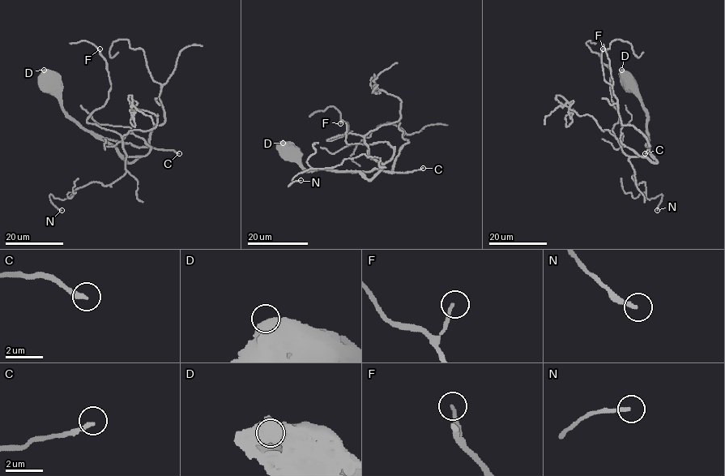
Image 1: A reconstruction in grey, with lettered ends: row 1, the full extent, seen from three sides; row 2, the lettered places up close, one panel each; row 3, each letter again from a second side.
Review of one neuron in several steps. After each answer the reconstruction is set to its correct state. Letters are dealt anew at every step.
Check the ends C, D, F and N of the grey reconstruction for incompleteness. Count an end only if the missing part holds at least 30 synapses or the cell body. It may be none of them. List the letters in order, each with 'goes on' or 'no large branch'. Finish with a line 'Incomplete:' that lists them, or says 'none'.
C: goes on
D: no large branch
F: goes on
N: goes on
Incomplete: C, F, N

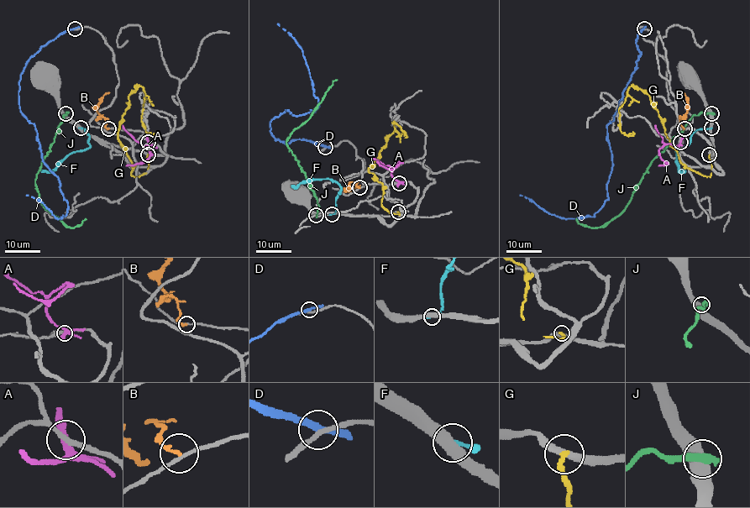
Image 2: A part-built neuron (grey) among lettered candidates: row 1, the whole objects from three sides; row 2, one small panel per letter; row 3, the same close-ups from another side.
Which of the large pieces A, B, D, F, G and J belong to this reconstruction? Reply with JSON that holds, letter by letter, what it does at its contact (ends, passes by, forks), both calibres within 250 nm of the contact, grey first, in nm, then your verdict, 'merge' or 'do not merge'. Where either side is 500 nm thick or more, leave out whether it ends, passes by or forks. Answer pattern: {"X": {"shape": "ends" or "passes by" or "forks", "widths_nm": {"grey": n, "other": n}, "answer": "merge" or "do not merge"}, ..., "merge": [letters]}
{"A": {"shape": "forks", "widths_nm": {"grey": 240, "other": 240}, "answer": "do not merge"}, "B": {"shape": "ends", "widths_nm": {"grey": 160, "other": 190}, "answer": "do not merge"}, "D": {"shape": "passes by", "widths_nm": {"grey": 240, "other": 280}, "answer": "do not merge"}, "F": {"widths_nm": {"grey": 500, "other": 220}, "answer": "do not merge"}, "G": {"shape": "ends", "widths_nm": {"grey": 320, "other": 180}, "answer": "do not merge"}, "J": {"widths_nm": {"grey": 550, "other": 440}, "answer": "do not merge"}, "merge": []}

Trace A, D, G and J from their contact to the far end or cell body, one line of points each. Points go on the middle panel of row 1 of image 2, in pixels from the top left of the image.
A: (399, 183), (391, 175), (391, 168), (401, 162), (392, 169), (387, 169), (376, 161)
D: (326, 147), (271, 134), (270, 122), (286, 110), (301, 116), (318, 107), (303, 52), (277, 23)
G: (399, 212), (390, 213), (381, 203), (383, 185), (368, 170), (395, 129), (392, 122), (406, 136)
J: (316, 215), (318, 205), (315, 196), (286, 142), (290, 135), (306, 121), (337, 80)

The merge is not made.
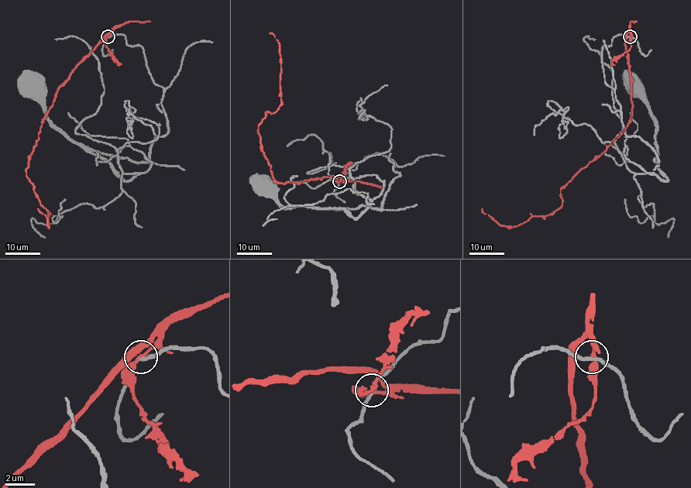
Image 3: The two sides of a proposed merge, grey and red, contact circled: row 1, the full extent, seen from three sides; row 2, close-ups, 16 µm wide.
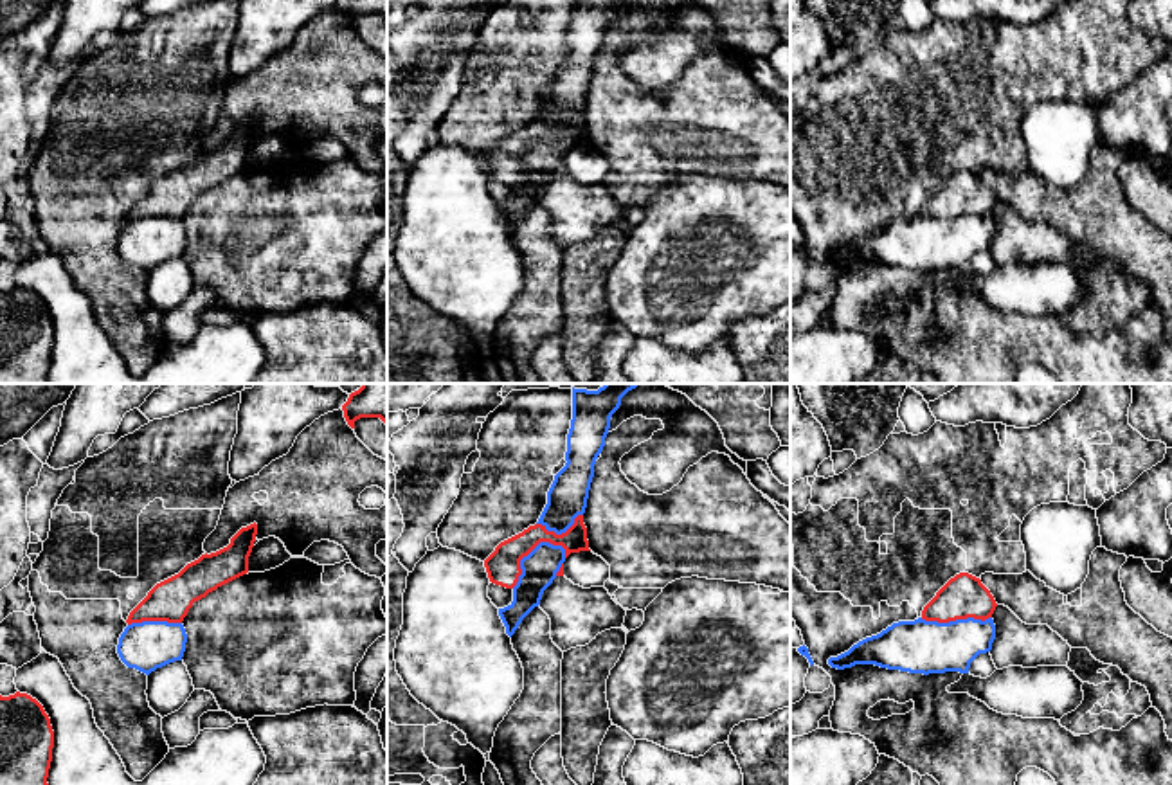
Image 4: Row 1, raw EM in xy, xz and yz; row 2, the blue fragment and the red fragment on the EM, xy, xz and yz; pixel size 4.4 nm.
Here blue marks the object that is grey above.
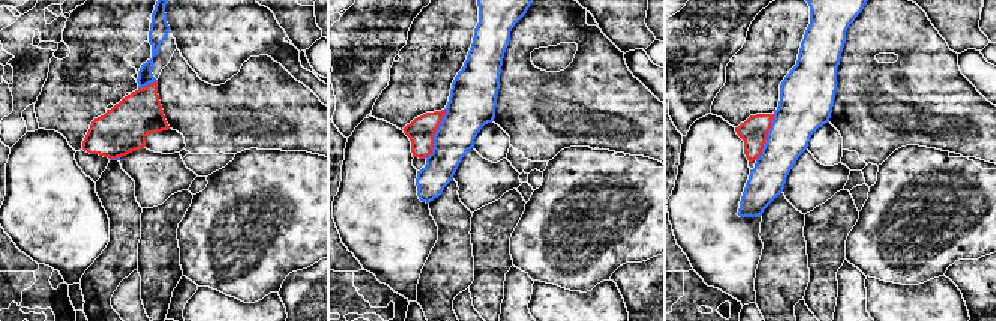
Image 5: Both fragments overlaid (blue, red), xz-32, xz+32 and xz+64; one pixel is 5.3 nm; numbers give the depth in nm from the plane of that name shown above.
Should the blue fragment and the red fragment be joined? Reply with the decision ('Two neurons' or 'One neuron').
Two neurons

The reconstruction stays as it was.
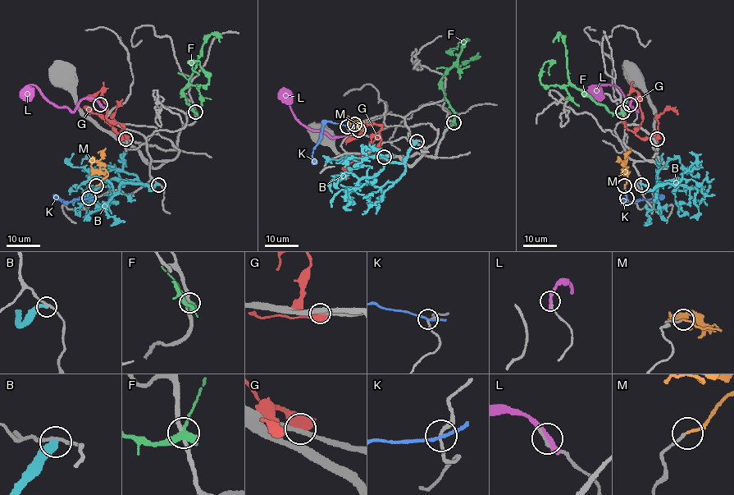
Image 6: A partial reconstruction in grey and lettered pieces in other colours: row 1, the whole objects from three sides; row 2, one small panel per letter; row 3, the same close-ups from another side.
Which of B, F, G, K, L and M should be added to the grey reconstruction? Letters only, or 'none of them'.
M

